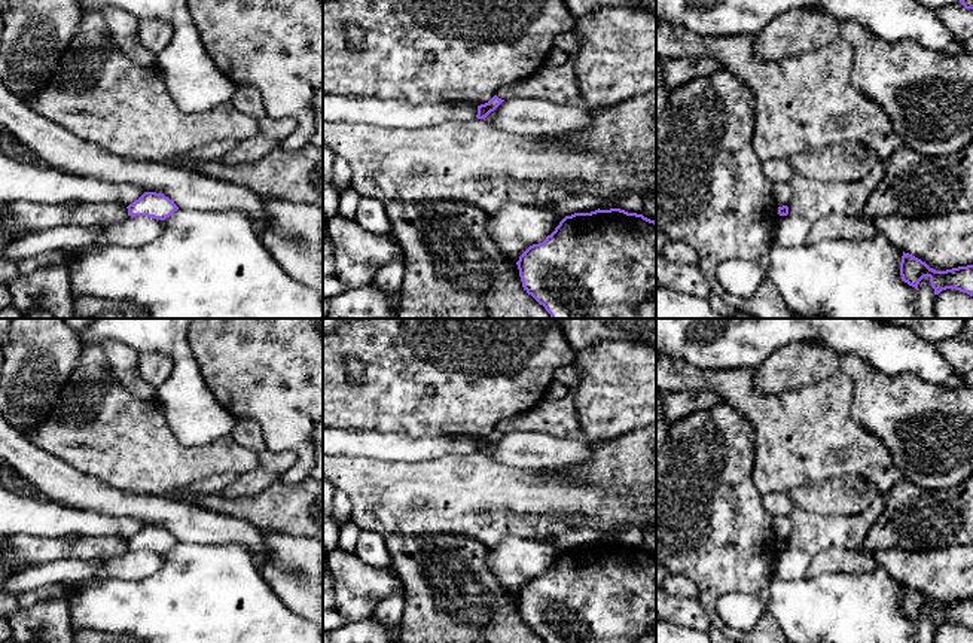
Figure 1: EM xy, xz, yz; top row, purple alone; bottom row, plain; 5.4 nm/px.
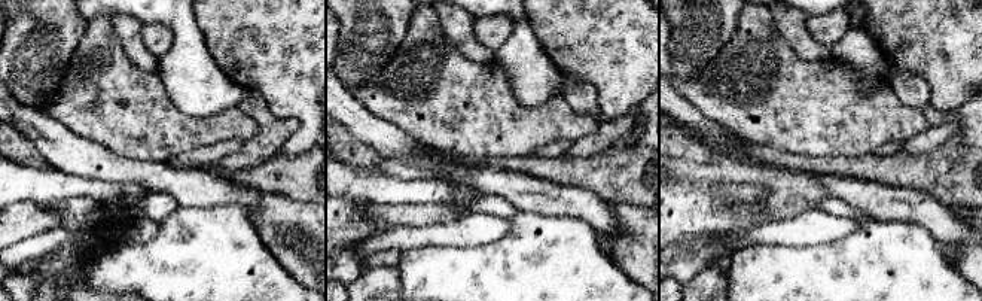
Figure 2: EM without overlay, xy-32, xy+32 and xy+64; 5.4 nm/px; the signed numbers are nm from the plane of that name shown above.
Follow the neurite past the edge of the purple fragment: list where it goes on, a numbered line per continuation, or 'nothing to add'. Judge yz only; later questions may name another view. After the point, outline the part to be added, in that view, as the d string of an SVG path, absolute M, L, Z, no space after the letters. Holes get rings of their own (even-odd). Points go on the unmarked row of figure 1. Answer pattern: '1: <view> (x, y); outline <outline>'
nothing to add

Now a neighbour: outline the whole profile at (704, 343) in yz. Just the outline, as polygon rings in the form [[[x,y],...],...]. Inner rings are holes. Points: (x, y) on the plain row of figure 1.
[[[656,319],[656,351],[701,369],[756,369],[777,350],[793,342],[814,342],[838,354],[855,354],[890,377],[912,374],[939,386],[946,384],[954,374],[936,344],[909,327],[881,319]]]

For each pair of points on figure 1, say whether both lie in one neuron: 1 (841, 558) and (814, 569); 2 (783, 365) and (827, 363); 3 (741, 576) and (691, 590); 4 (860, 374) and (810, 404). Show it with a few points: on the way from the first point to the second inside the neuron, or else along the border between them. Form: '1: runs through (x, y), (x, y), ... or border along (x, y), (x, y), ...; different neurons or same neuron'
1: runs through (835, 560), (820, 564); same neuron
2: runs through (793, 365), (817, 363); same neuron
3: border along (671, 572), (688, 576), (695, 584), (699, 596); different neurons
4: border along (839, 369), (853, 383), (853, 414); different neurons

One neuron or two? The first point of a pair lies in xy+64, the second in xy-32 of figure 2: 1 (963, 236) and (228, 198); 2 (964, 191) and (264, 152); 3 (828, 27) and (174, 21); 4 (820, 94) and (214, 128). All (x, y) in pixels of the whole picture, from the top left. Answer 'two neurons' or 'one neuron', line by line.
1: one neuron
2: two neurons
3: two neurons
4: one neuron

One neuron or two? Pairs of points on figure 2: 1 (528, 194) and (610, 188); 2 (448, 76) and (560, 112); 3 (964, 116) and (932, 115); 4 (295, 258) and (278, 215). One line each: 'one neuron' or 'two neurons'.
1: two neurons
2: one neuron
3: one neuron
4: one neuron

